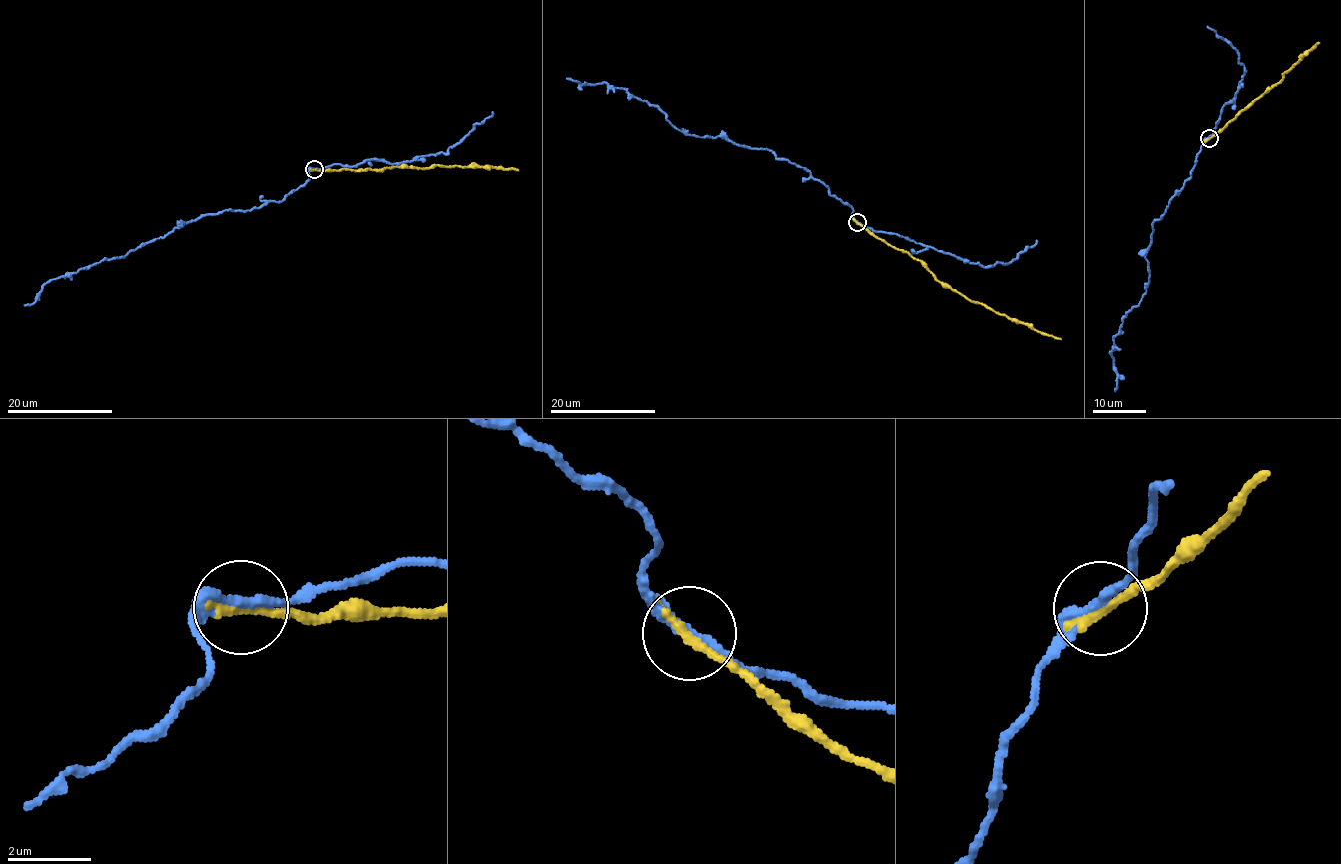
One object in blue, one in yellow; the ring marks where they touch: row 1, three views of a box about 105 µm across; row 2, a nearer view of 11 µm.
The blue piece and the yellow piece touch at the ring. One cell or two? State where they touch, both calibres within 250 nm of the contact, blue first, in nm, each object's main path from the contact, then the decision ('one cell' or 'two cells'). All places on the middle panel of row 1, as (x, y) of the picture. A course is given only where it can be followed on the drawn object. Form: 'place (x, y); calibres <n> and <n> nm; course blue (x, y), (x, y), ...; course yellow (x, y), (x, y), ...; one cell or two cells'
place (857, 222); calibres 240 and 240 nm; course blue (857, 222), (853, 209), (809, 171), (768, 149), (685, 135), (657, 107), (622, 88), (566, 78); course yellow (857, 222), (889, 244), (906, 251), (937, 280), (972, 301), (984, 303), (995, 312), (1061, 339); two cells

